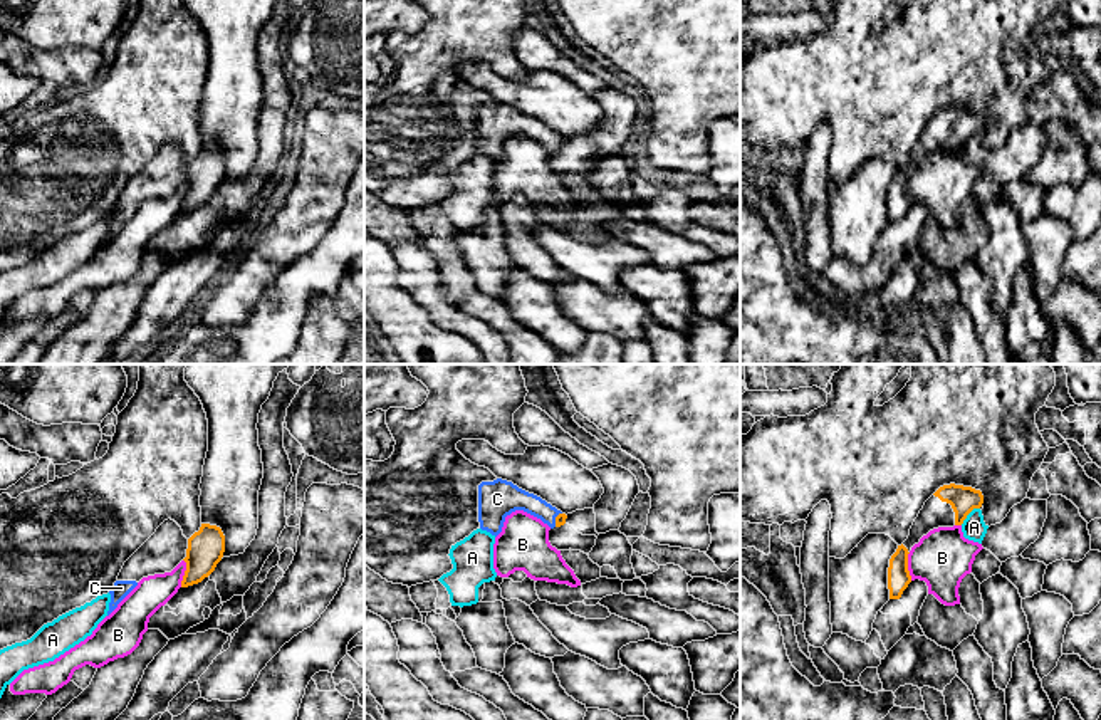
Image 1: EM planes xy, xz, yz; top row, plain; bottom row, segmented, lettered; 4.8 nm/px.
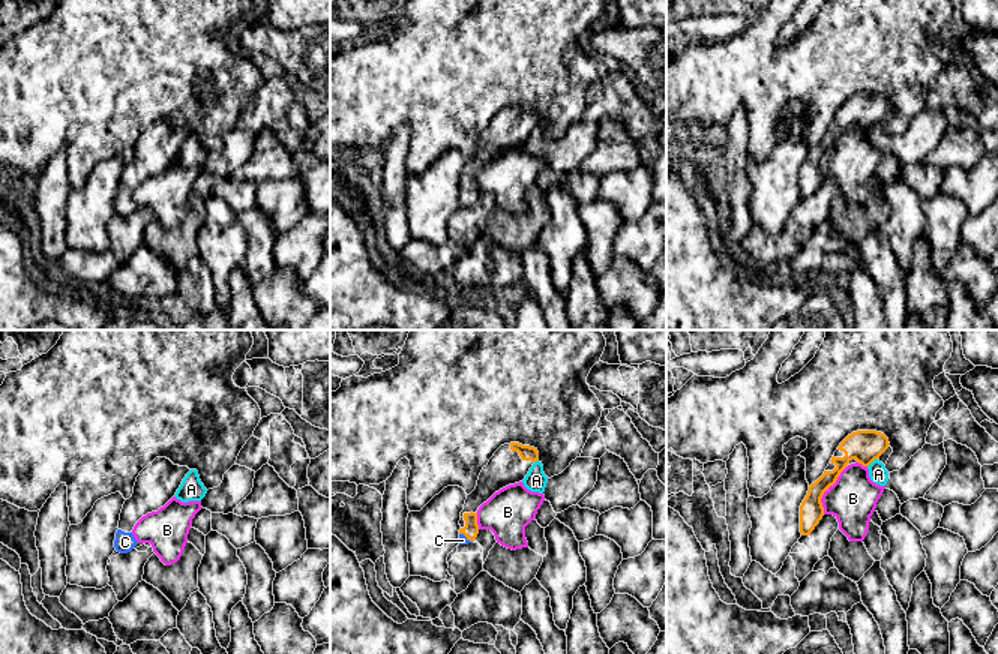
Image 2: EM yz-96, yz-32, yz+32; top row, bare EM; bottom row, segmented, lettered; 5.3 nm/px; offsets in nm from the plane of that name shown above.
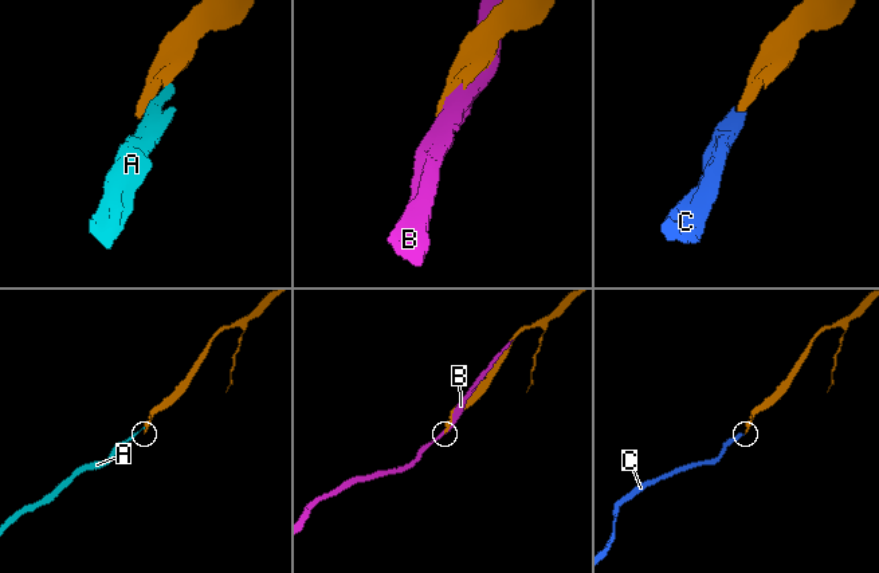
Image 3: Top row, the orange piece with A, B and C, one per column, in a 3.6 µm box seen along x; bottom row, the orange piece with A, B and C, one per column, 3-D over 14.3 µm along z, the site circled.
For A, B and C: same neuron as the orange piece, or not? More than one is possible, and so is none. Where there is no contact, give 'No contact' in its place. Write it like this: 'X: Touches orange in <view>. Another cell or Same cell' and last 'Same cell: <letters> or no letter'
A: Touches orange in yz. Another cell
B: Touches orange in yz. Another cell
C: Touches orange in xz. Same cell
Same cell: C

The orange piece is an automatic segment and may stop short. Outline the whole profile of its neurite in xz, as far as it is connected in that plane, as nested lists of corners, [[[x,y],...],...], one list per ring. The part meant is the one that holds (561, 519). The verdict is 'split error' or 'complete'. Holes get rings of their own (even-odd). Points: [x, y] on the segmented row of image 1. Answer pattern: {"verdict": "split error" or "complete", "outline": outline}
{"verdict": "split error", "outline": [[[497,478],[478,485],[478,522],[482,530],[497,537],[502,532],[505,517],[515,510],[540,519],[550,529],[564,525],[567,519],[566,514],[512,482]]]}

